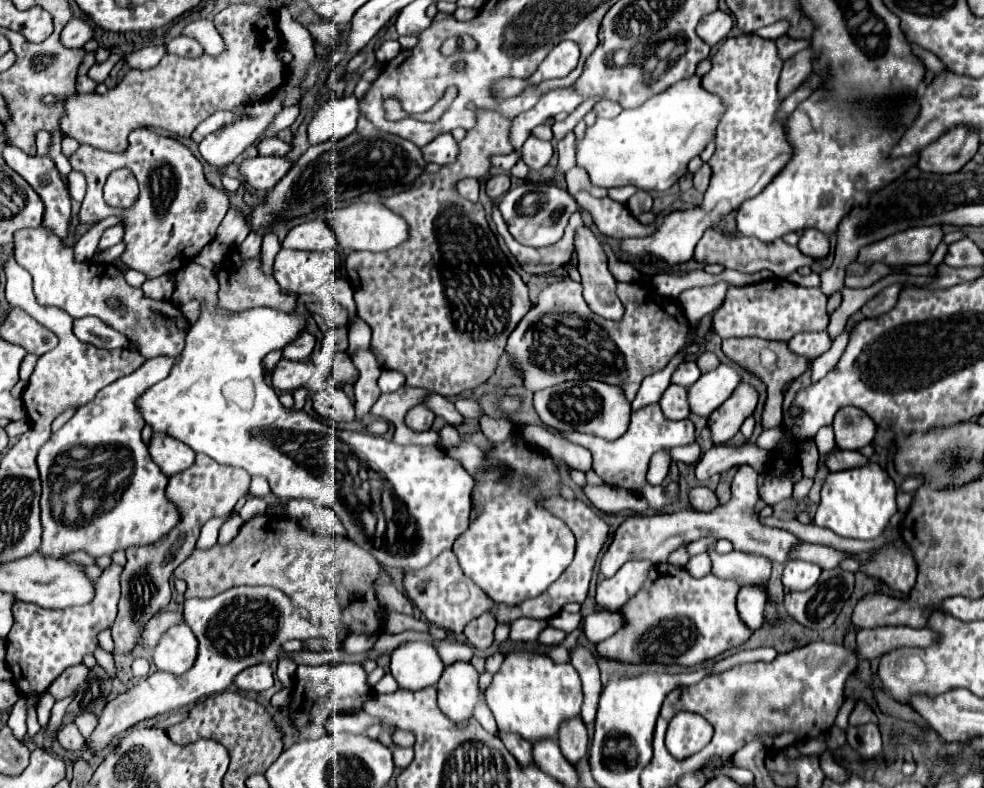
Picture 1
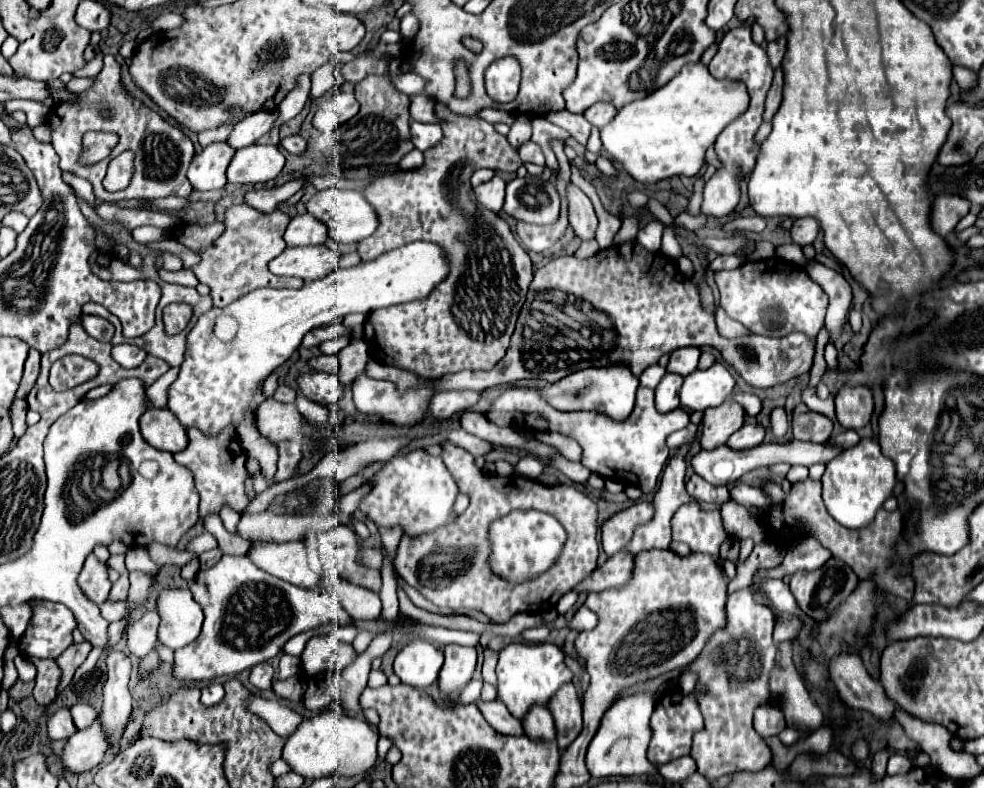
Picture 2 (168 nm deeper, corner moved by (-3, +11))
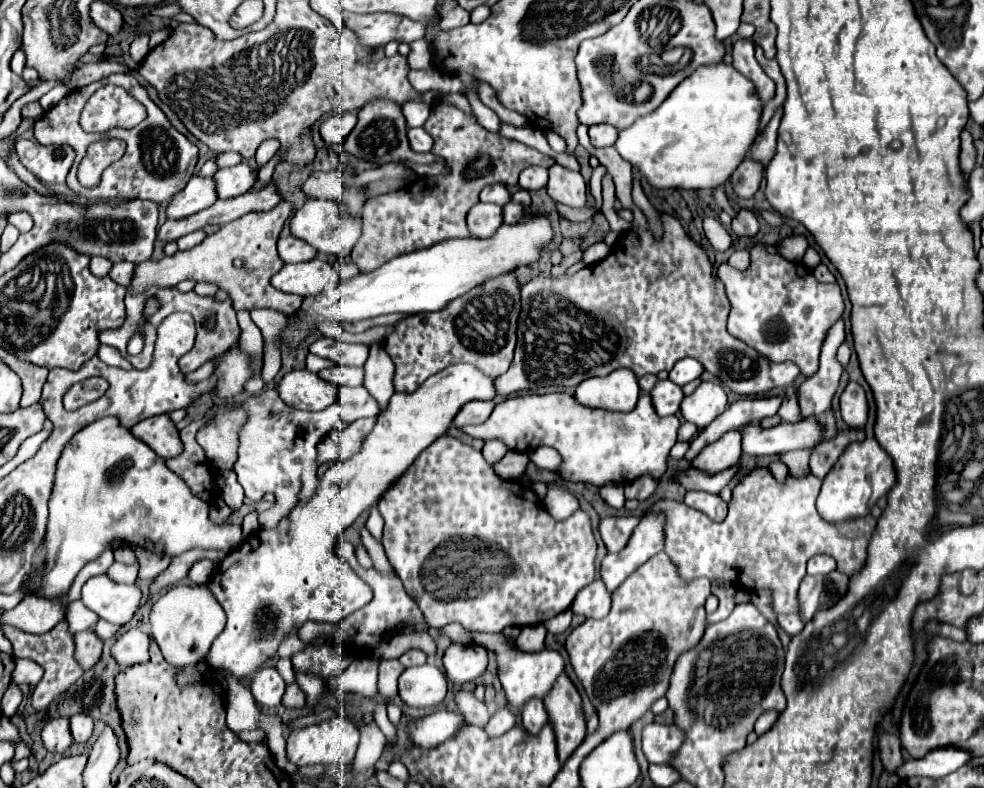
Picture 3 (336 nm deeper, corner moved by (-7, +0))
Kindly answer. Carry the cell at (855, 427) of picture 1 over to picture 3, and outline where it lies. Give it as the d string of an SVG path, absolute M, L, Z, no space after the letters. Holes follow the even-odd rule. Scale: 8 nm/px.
M848 382L840 396L840 412L848 428L864 428L868 422L866 392L858 382Z

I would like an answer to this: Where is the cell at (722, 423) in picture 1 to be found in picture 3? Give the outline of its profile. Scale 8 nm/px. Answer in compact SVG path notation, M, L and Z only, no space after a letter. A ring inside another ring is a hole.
M730 430L714 444L708 444L696 456L696 460L692 460L690 466L700 468L704 472L722 472L724 468L728 468L740 460L740 454L742 454L740 442L742 442L740 430Z

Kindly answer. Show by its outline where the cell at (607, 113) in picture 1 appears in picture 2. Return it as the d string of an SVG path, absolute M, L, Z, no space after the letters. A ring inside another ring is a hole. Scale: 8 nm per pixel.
M594 103L594 105L584 113L584 117L586 117L594 127L598 127L598 129L602 129L604 125L608 125L608 123L614 119L614 115L616 115L616 109L614 109L614 105L610 105L610 103Z

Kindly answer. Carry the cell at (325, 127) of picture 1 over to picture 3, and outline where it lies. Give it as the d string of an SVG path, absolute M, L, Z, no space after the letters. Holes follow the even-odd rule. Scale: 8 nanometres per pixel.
M354 112L332 114L322 122L320 136L328 144L342 144L354 126L356 126L356 114Z

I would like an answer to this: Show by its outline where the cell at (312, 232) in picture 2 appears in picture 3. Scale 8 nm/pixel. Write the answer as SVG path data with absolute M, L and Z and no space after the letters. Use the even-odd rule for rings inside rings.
M288 234L278 240L278 254L284 262L308 262L316 258L316 248L312 248L304 240L296 240L296 236Z

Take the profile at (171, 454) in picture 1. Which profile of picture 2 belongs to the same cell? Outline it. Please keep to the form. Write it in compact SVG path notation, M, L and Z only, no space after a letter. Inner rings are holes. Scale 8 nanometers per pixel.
M148 407L140 417L142 437L156 449L178 453L188 445L186 429L176 421L170 409Z

